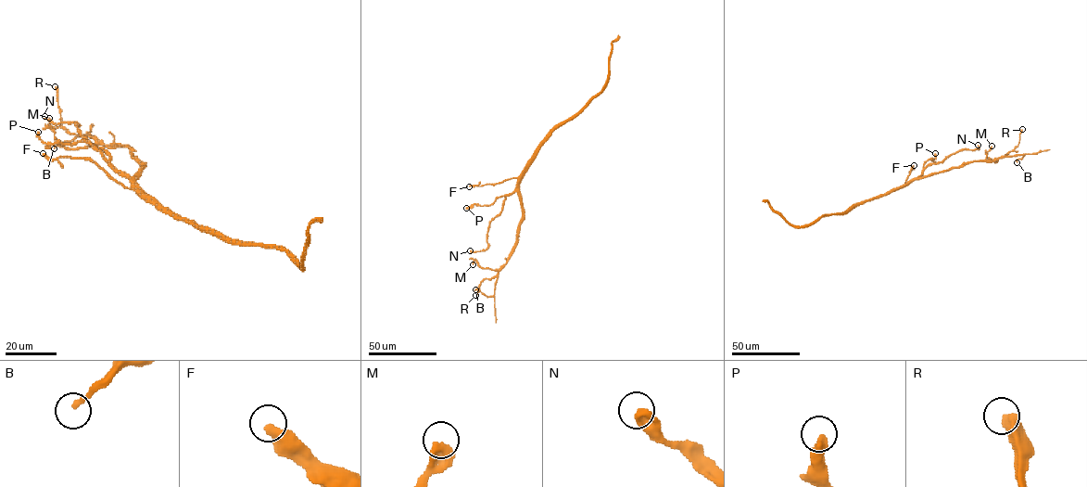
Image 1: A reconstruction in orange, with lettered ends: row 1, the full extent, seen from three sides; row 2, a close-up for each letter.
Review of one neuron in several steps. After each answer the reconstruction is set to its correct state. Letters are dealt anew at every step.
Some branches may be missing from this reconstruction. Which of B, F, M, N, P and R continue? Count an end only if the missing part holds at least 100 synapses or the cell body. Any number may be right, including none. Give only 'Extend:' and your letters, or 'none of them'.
Extend: none of them

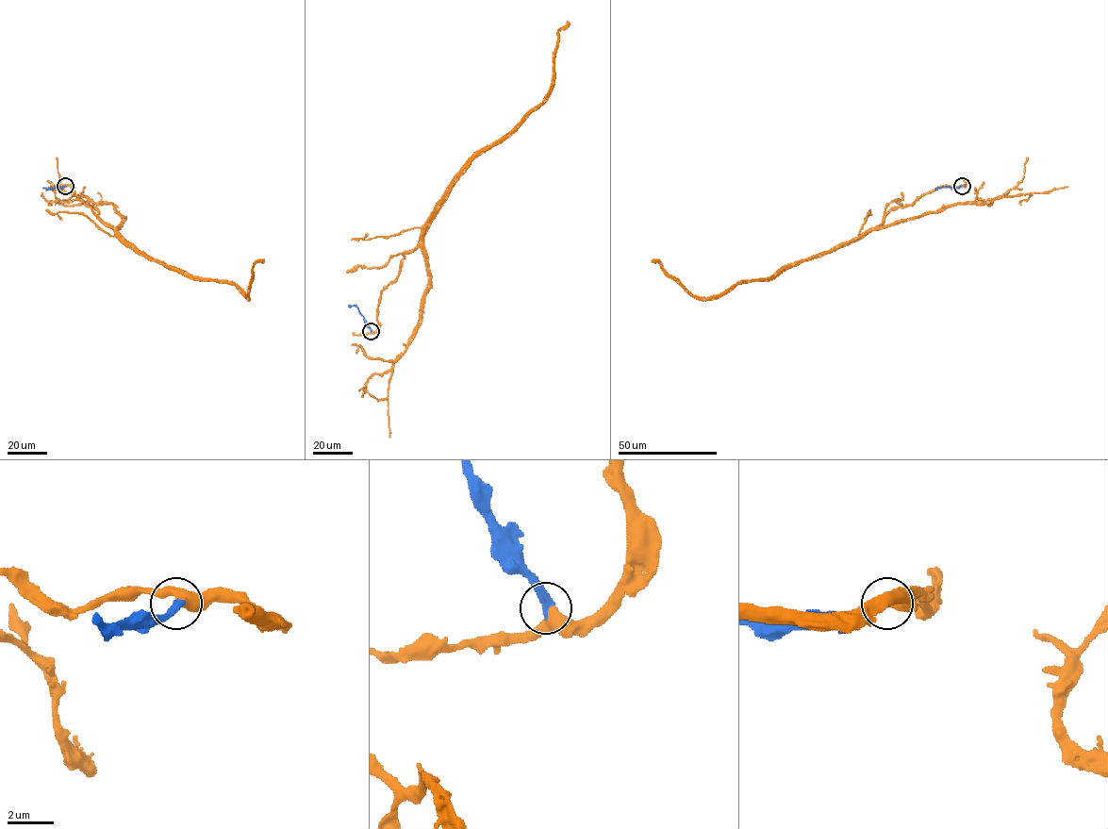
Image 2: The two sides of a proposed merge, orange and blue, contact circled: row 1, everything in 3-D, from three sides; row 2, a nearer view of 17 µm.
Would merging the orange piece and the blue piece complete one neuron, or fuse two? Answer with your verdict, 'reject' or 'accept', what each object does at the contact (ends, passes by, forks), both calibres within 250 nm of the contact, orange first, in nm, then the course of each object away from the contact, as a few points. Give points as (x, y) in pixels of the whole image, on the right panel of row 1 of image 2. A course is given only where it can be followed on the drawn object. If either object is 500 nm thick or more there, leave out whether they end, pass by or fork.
accept; orange passes by; blue ends there; 400 nm thick on the orange side, 360 nm on the other; orange runs (962, 186), (936, 188), (909, 206), (893, 207), (879, 225), (837, 245); blue runs (962, 186), (937, 188)

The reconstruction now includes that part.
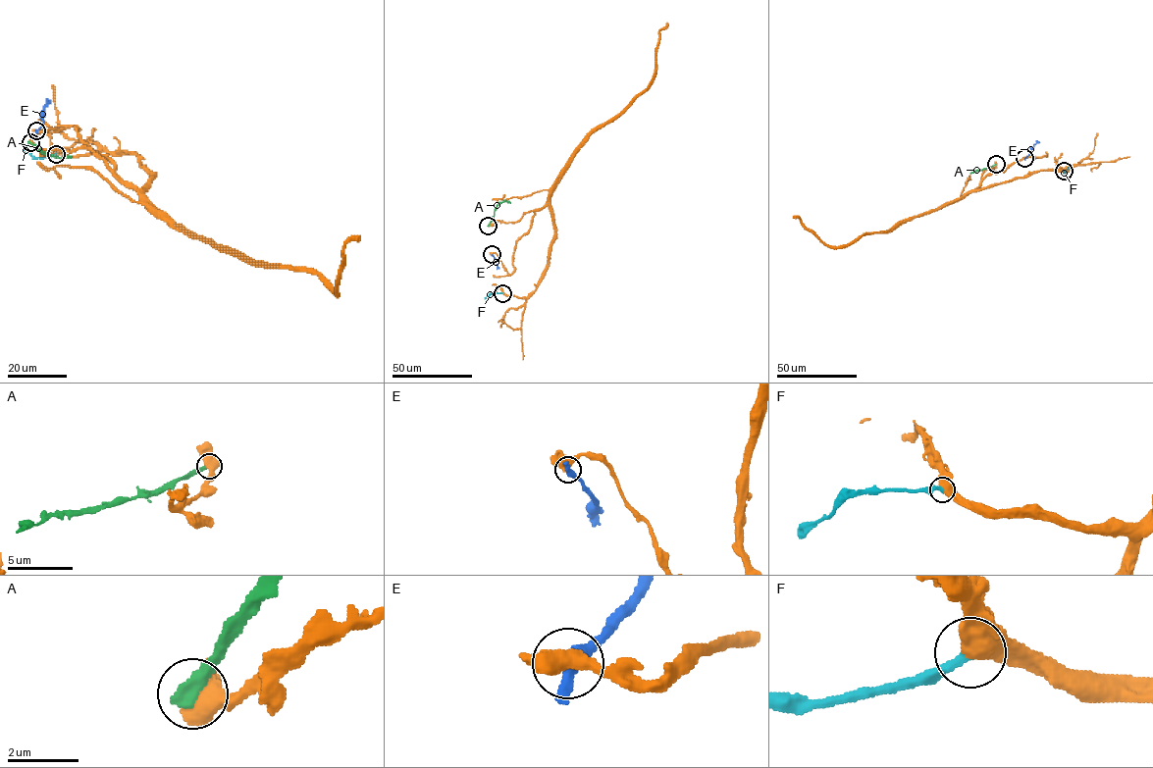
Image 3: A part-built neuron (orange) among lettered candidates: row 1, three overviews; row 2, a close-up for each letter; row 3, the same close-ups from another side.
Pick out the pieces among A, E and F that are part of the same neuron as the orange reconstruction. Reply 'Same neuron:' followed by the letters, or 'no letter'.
Same neuron: F

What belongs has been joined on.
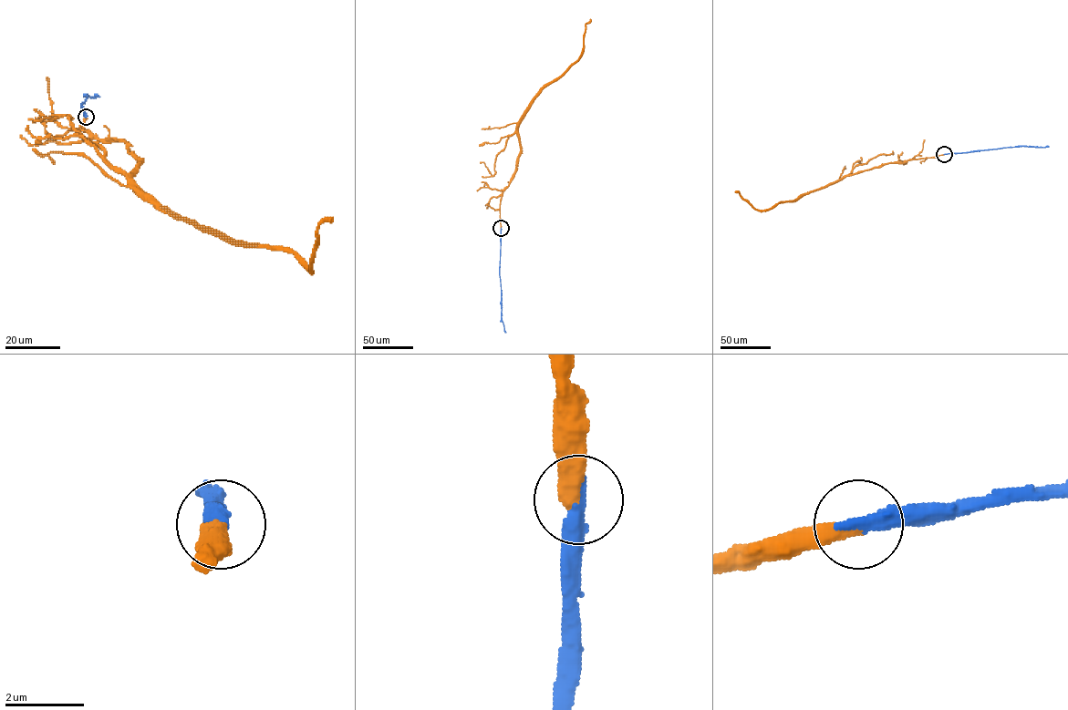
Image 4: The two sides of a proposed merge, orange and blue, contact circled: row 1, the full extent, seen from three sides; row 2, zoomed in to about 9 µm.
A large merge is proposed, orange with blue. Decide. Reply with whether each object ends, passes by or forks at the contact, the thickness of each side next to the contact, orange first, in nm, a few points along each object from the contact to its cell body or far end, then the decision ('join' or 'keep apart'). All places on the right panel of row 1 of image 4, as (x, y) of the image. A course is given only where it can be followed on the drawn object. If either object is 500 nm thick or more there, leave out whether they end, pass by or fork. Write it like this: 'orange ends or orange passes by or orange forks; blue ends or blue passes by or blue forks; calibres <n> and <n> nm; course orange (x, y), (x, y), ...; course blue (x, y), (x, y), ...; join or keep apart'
orange ends; blue ends; calibres 480 and 440 nm; course orange (945, 154), (889, 162), (828, 184); course blue (945, 154), (1022, 146), (1048, 147); join

